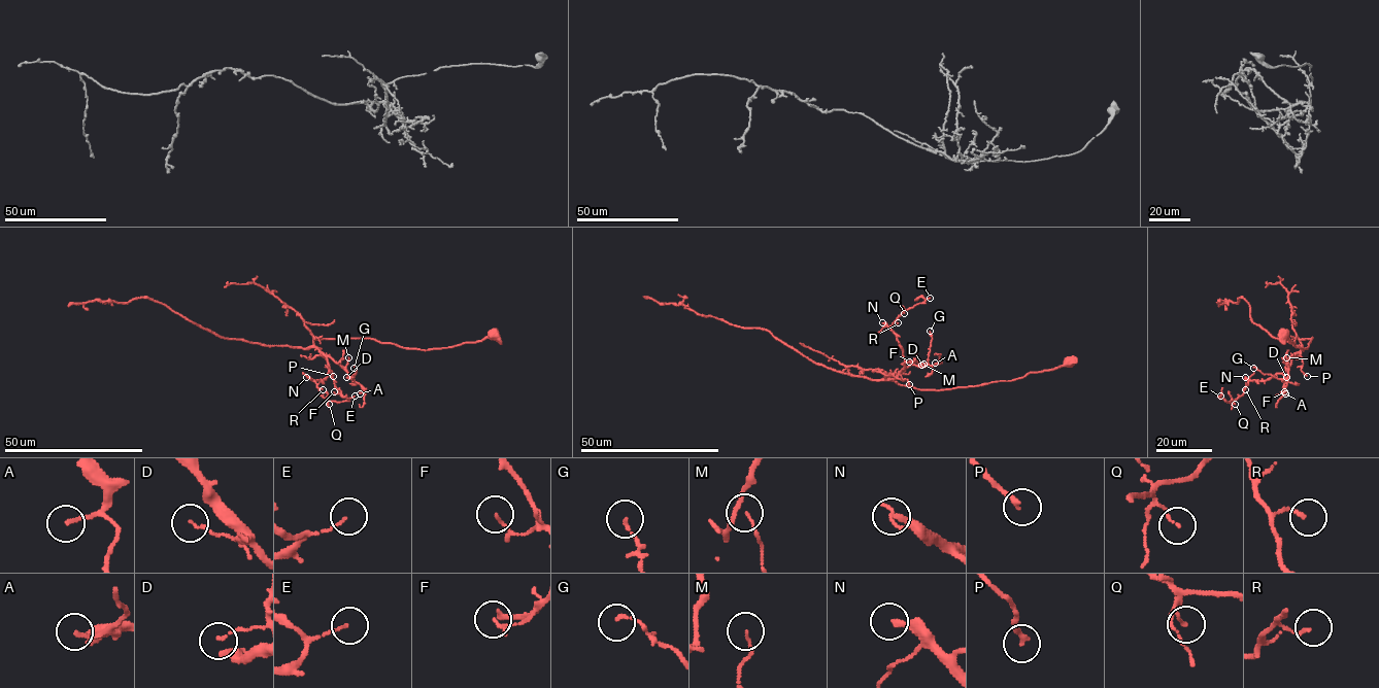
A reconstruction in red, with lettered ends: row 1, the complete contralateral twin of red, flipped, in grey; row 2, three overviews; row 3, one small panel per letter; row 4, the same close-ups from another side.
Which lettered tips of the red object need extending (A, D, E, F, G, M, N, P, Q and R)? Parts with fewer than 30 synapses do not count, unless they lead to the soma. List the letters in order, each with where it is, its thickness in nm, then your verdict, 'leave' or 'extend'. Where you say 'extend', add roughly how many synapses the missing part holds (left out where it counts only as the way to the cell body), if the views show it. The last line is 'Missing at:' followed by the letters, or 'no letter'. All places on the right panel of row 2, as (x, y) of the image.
A: at (1285, 393); 160 nm thick; leave
D: at (1286, 377); 100 nm thick; leave
E: at (1220, 396); 90 nm thick; leave
F: at (1284, 391); 80 nm thick; leave
G: at (1253, 368); 110 nm thick; leave
M: at (1286, 357); 90 nm thick; leave
N: at (1245, 377); 260 nm thick; extend; about 45 synapses
P: at (1307, 376); 200 nm thick; leave
Q: at (1235, 404); 110 nm thick; leave
R: at (1245, 389); 120 nm thick; leave
Missing at: N

